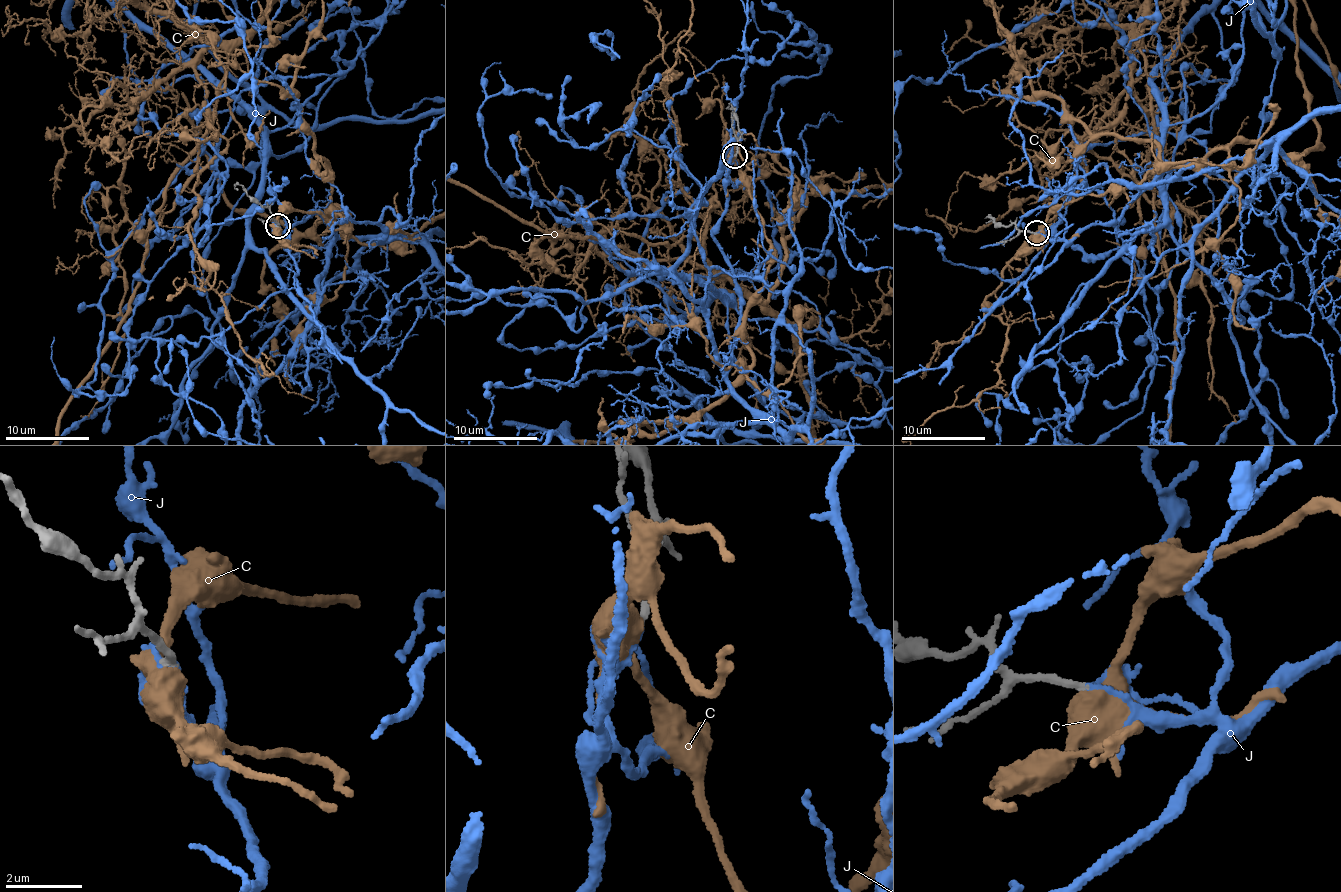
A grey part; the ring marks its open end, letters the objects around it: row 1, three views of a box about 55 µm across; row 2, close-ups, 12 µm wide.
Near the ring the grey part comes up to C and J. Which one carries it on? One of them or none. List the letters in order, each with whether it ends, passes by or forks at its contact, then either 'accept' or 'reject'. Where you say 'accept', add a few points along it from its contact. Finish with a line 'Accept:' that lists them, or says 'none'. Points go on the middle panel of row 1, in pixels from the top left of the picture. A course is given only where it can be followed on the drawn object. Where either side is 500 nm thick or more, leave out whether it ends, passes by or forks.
C: reject
J: it passes by; accept
Accept: J

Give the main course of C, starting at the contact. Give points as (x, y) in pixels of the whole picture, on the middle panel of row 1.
C: (735, 155), (765, 302), (802, 199), (768, 153), (693, 250), (733, 292), (459, 185)

